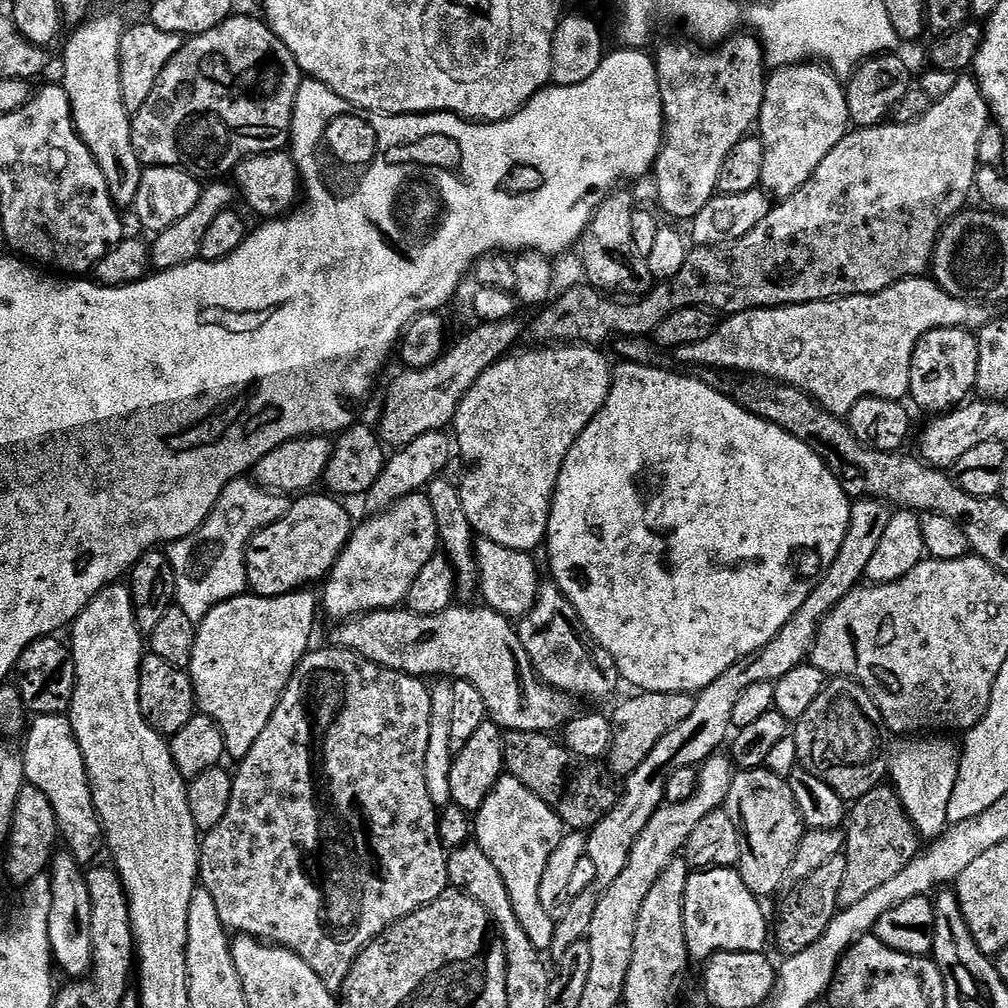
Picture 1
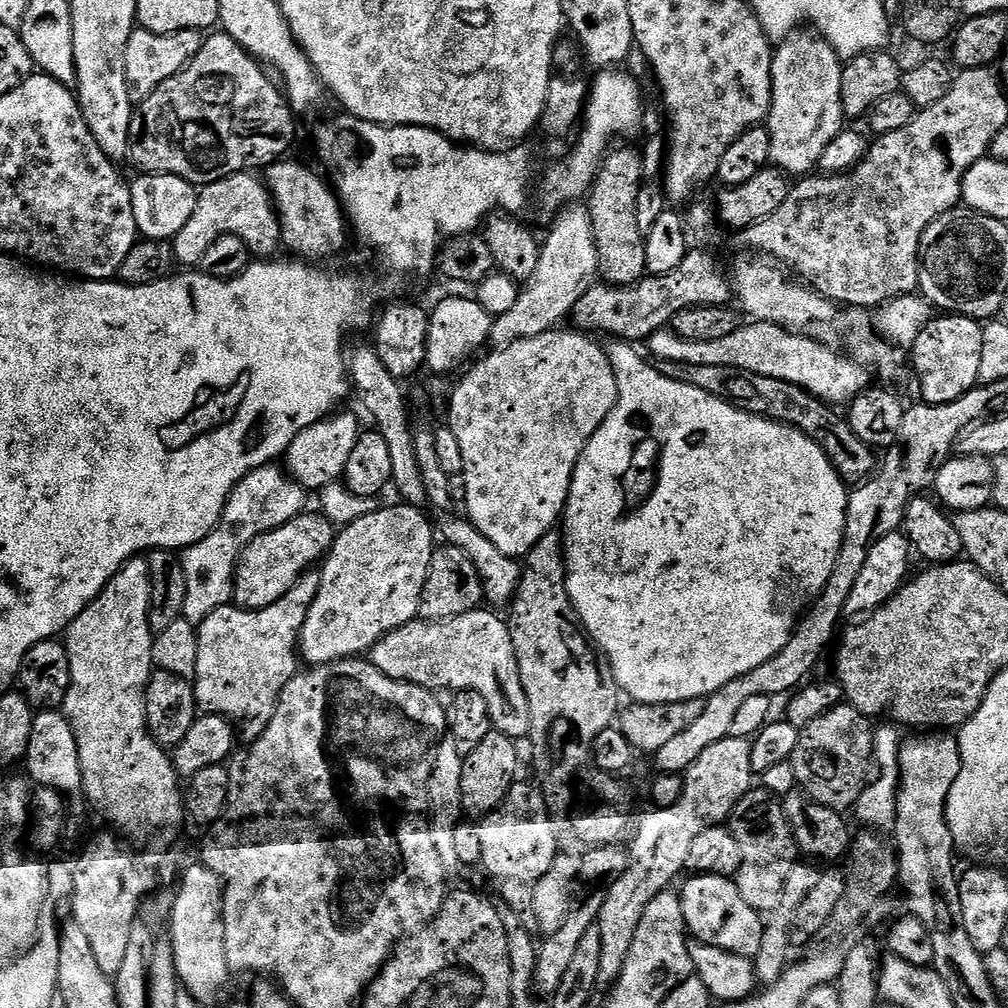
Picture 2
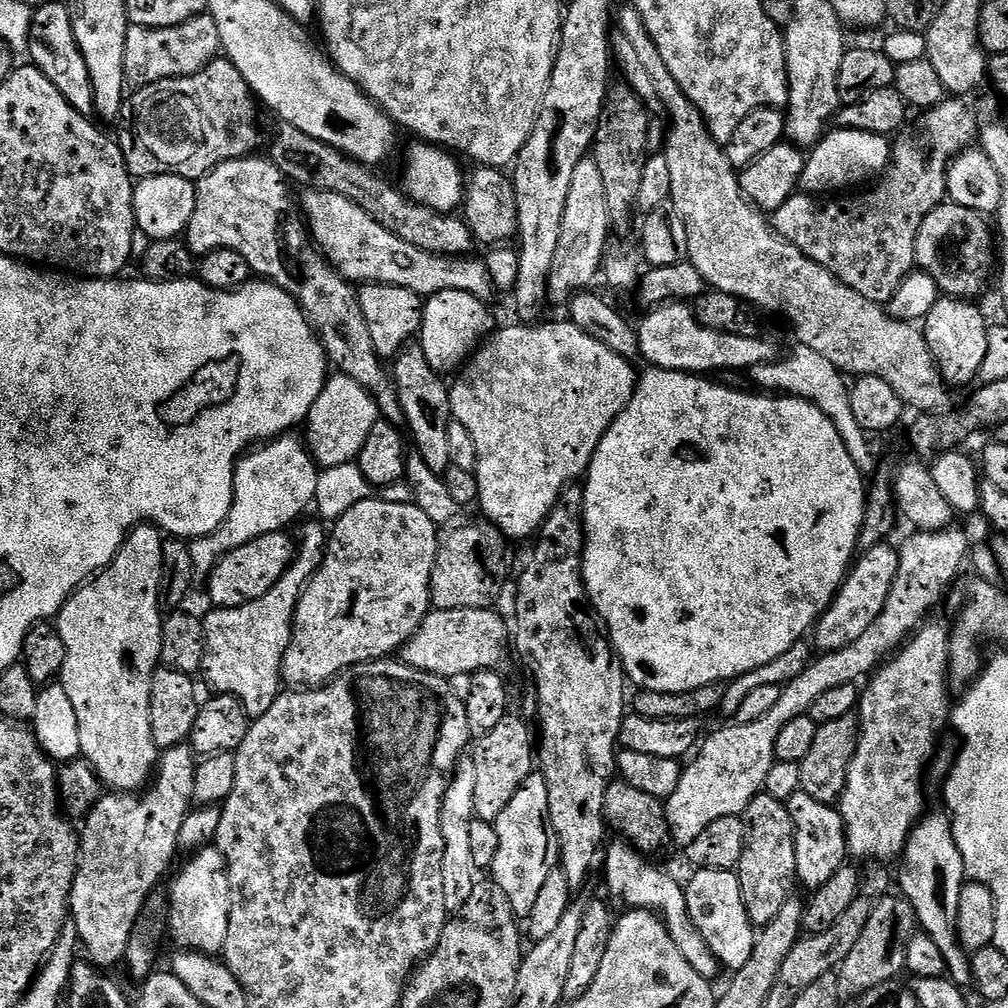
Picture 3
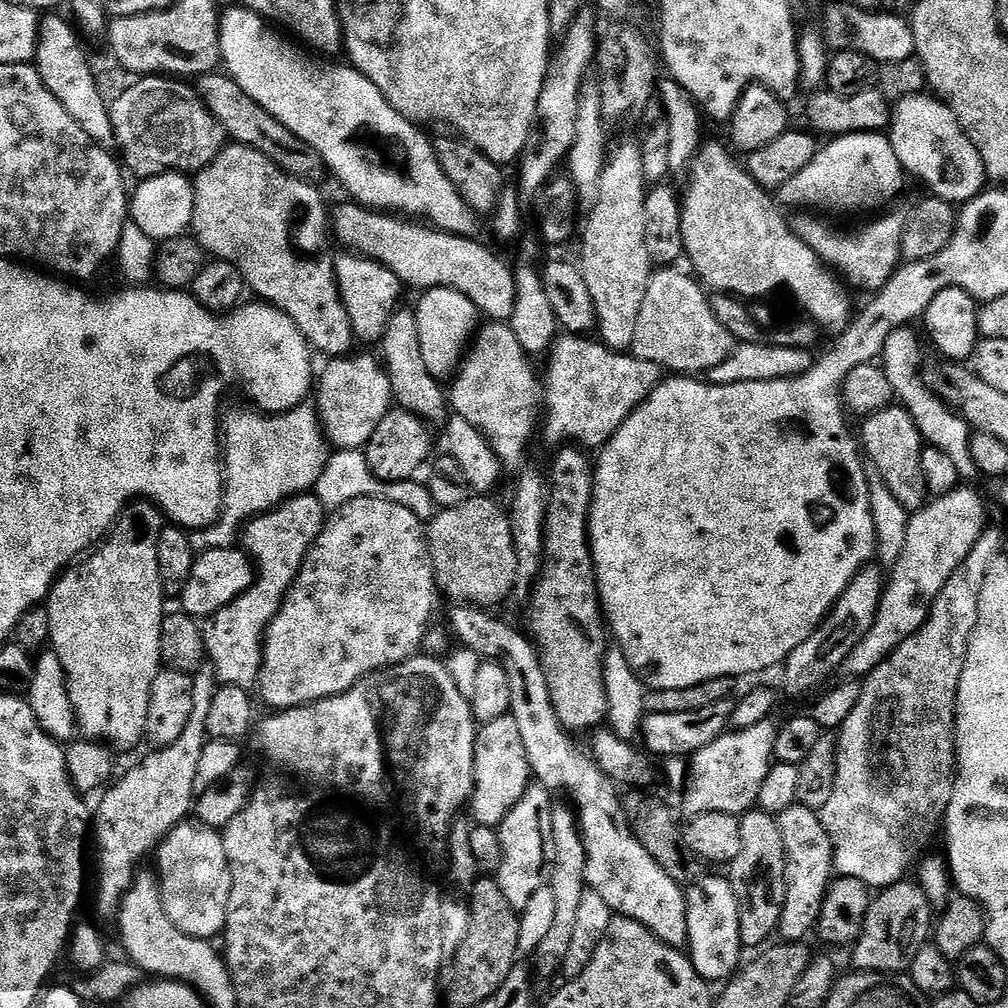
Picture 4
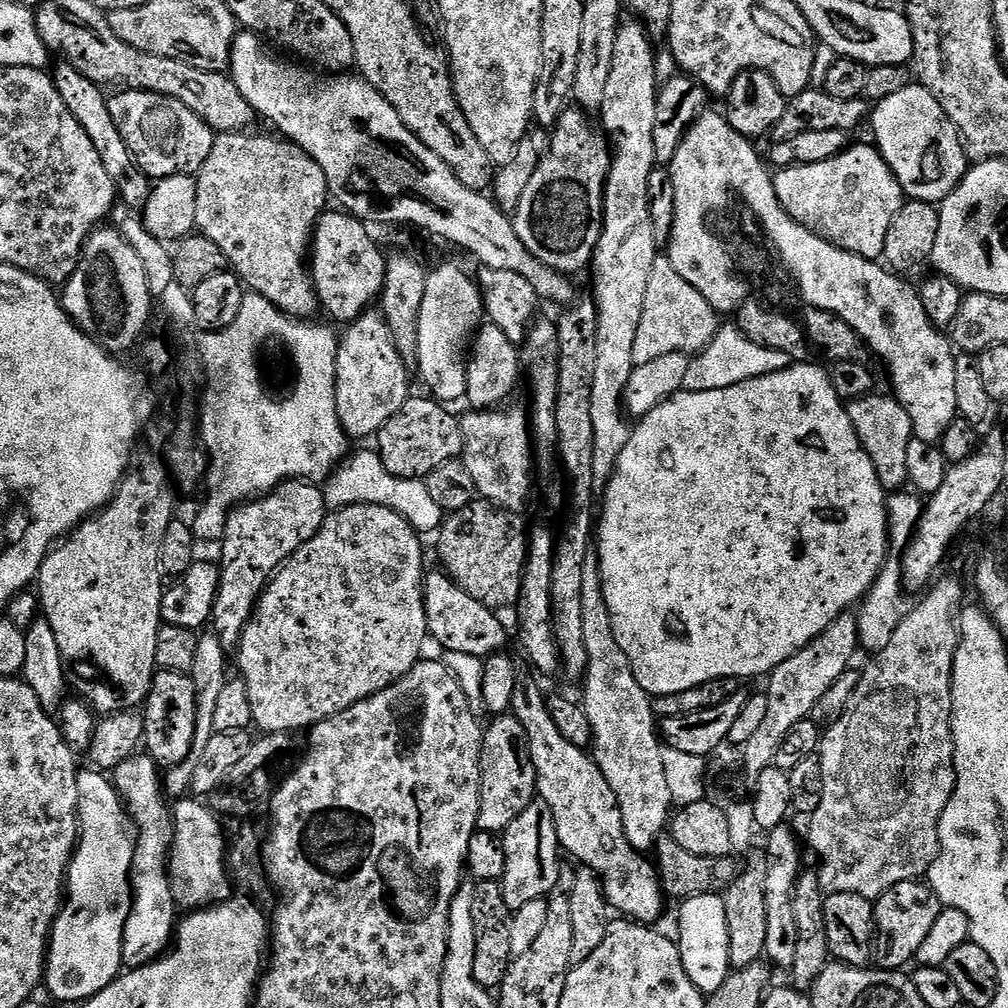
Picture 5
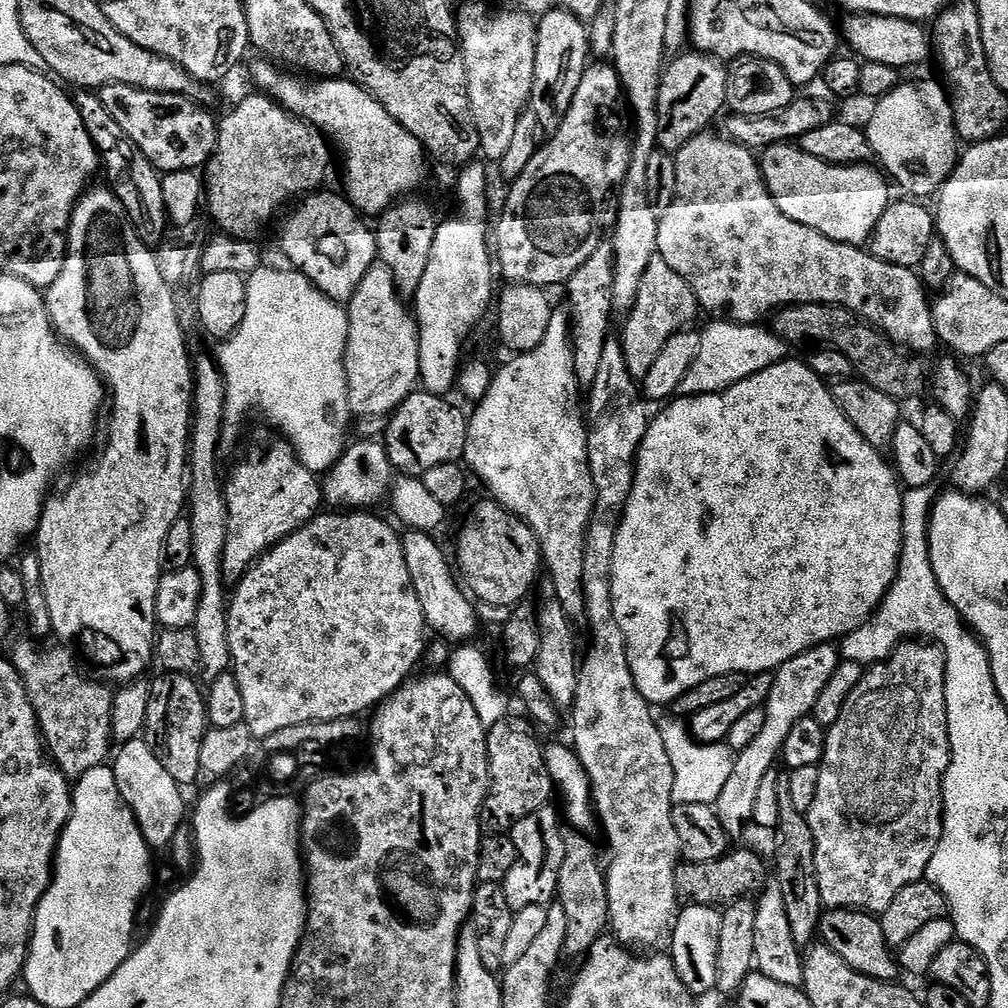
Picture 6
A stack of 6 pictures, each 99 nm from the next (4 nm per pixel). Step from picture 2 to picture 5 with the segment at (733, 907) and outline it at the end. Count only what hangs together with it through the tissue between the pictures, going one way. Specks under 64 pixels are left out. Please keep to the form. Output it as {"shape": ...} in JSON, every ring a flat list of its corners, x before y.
{"shape":[[703,892,683,901,680,907,680,936,678,943,682,954,682,966,686,966,686,975,690,982,698,986,705,997,713,996,722,982,733,971,730,962,730,925,726,922,726,902,723,895]]}

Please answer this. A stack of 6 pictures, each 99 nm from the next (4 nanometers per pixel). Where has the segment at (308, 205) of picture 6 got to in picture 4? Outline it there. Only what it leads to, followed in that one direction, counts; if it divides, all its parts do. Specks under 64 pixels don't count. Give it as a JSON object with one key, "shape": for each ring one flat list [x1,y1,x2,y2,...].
{"shape":[[351,250,337,255,336,261,336,285,340,291,342,302,346,306,346,314,350,314,350,326,354,330,357,341,362,345,379,345,380,339,386,334,386,326,390,318,401,307,400,295,406,292,406,286,386,266,382,266,373,260,367,260,363,254,357,254]]}

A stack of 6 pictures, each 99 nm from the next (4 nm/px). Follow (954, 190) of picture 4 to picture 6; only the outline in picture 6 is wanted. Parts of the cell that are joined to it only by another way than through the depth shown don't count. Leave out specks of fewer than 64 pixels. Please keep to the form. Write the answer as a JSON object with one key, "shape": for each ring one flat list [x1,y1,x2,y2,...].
{"shape":[[924,80,921,84,901,83,890,94,886,94,880,100,875,101,872,117,866,123,868,141,872,147,875,159,881,160,883,171,893,181,897,180,905,188,907,195,912,198,924,198,920,196,935,197,948,181,952,171,958,163,958,137,956,135,956,123,952,117,952,101,943,83,935,84,932,80]]}

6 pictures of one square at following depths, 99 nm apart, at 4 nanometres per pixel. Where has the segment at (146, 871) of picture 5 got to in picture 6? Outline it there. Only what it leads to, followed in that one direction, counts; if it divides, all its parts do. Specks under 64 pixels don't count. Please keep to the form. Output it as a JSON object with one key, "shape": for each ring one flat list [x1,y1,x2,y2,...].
{"shape":[[142,738,128,740,119,748,115,753,116,758,114,756,112,760,112,769,119,793,130,806,149,849,156,852,162,848,167,849,176,832,183,827,183,818,184,821,186,818,188,808,184,806,183,789,163,769,146,740]]}

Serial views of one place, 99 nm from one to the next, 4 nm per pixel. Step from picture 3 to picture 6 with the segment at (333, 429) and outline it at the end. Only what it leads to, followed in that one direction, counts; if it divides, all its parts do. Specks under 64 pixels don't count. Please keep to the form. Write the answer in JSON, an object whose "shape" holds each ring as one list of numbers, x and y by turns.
{"shape":[[377,262,372,265,358,290,347,301,348,345,344,355,344,376,348,379,348,409,356,418,384,418,395,412,408,395,417,391,420,379,420,330,411,307,396,288,390,270]]}

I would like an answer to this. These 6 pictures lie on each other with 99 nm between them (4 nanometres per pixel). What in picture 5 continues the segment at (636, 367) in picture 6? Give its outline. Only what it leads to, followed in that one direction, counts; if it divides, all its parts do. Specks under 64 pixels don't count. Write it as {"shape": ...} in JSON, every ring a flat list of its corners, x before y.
{"shape":[[657,255,650,270,650,286,646,286,646,302,642,306,642,322,638,322,638,334,634,338,634,362,645,364,662,354,701,352,722,327,716,321,718,314,702,296,670,263,667,255]]}

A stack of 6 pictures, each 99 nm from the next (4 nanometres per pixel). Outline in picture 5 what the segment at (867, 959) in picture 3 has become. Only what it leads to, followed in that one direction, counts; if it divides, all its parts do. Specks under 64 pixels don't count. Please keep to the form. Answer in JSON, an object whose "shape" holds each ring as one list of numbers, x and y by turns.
{"shape":[[923,879,898,882,898,886,890,886,875,901,876,909,876,943,874,960,885,970,900,970,903,964,912,964,918,954,918,946,922,946,926,934,934,927,941,910,940,899,933,888]]}

